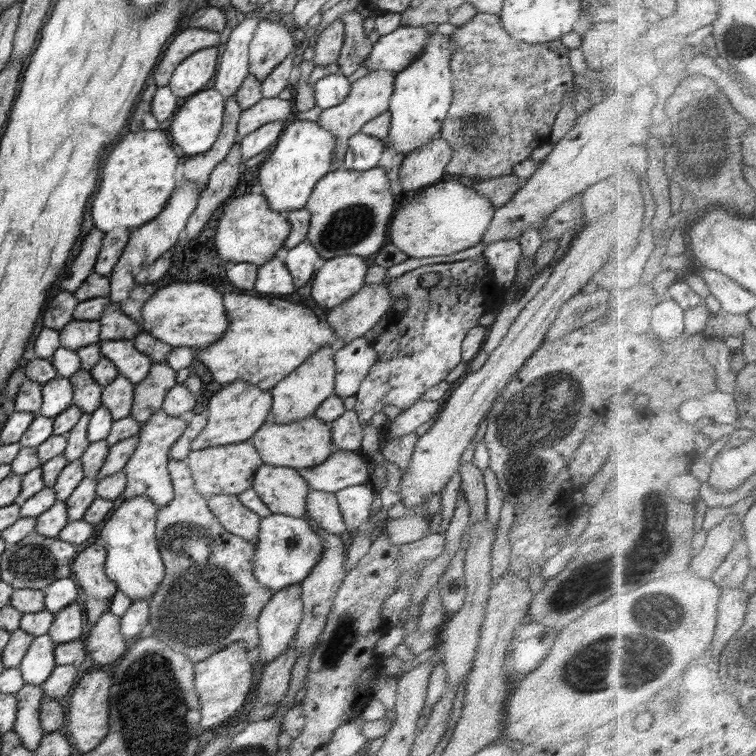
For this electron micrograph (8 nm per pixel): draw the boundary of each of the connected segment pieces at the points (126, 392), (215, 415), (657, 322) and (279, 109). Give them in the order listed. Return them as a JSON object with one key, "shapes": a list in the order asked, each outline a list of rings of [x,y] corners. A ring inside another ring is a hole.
{"shapes":[[[[118,375],[110,384],[102,387],[101,402],[114,421],[130,416],[133,406],[133,382]]],[[[235,380],[215,393],[209,400],[207,423],[192,441],[191,450],[201,451],[204,448],[222,447],[229,444],[250,440],[252,435],[267,422],[268,414],[272,410],[270,391],[264,391],[245,380]]],[[[668,297],[654,312],[654,328],[662,338],[678,338],[687,330],[686,315],[687,310],[677,300]]],[[[262,97],[254,106],[242,111],[238,122],[238,140],[244,139],[246,135],[255,132],[264,124],[278,122],[278,120],[289,121],[294,112],[290,99]]]]}

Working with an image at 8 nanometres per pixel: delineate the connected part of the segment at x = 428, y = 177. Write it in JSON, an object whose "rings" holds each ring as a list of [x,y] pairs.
{"rings":[[[441,137],[408,152],[399,170],[403,192],[425,189],[443,181],[447,177],[446,166],[452,154],[450,144]]]}

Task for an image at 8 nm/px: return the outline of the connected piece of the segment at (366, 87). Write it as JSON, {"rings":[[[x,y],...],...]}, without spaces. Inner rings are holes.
{"rings":[[[386,70],[370,71],[364,77],[359,78],[350,85],[349,96],[341,103],[333,107],[323,109],[316,123],[330,135],[336,138],[336,148],[334,148],[334,160],[332,160],[332,171],[343,167],[343,161],[346,156],[347,142],[352,136],[360,133],[364,127],[374,117],[384,114],[389,110],[389,100],[391,99],[394,88],[395,73]]]}

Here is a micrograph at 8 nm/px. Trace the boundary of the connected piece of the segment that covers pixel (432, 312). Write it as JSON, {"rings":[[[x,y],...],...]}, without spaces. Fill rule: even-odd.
{"rings":[[[484,255],[477,259],[461,261],[448,264],[428,264],[411,272],[406,272],[404,276],[397,277],[390,283],[386,282],[394,300],[405,296],[408,299],[408,307],[402,311],[402,314],[398,314],[395,323],[386,323],[386,326],[380,332],[374,333],[371,338],[373,340],[370,342],[371,347],[375,350],[375,361],[374,364],[371,364],[366,378],[355,394],[356,406],[353,409],[358,414],[363,426],[364,423],[370,421],[374,414],[383,412],[384,406],[388,404],[397,406],[402,411],[410,408],[420,401],[420,397],[428,388],[446,380],[450,371],[462,362],[462,349],[460,349],[462,348],[462,340],[466,338],[470,328],[479,325],[480,317],[492,304],[492,302],[486,302],[488,289],[497,288],[497,285],[494,282],[494,276],[492,276],[492,268]],[[431,272],[440,276],[438,284],[430,289],[420,286],[420,277]]]}

